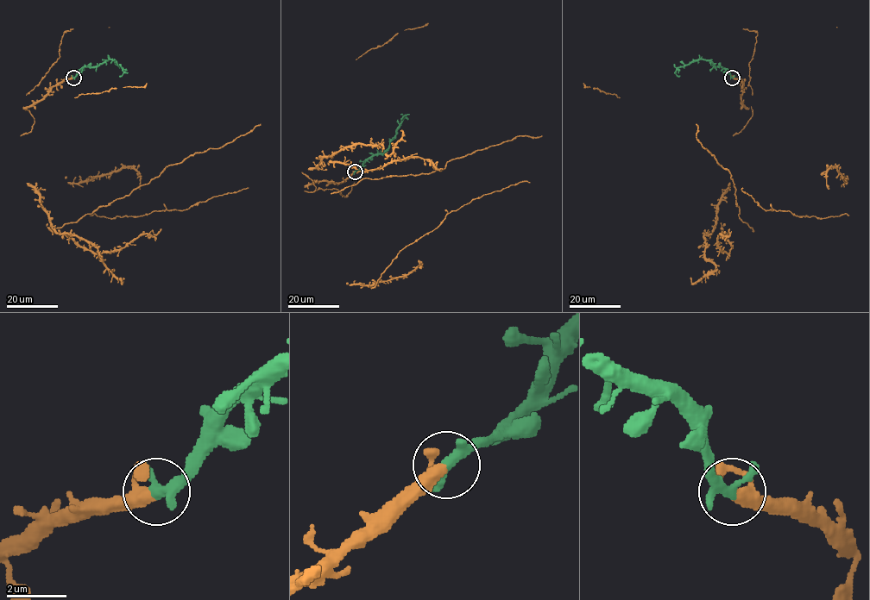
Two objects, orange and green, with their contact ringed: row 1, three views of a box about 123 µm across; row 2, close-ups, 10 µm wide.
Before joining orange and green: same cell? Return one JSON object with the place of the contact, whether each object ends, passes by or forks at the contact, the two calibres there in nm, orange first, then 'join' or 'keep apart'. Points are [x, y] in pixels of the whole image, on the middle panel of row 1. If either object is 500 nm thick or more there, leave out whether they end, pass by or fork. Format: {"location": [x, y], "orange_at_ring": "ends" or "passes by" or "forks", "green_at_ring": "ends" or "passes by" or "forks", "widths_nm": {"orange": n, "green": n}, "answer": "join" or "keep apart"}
{"location": [355, 171], "orange_at_ring": "passes by", "green_at_ring": "passes by", "widths_nm": {"orange": 320, "green": 320}, "answer": "join"}

